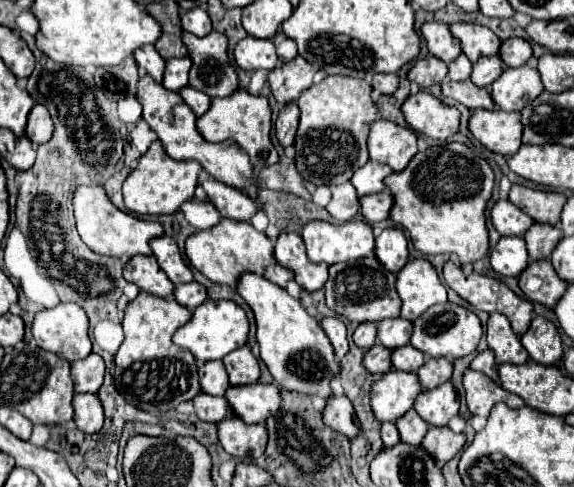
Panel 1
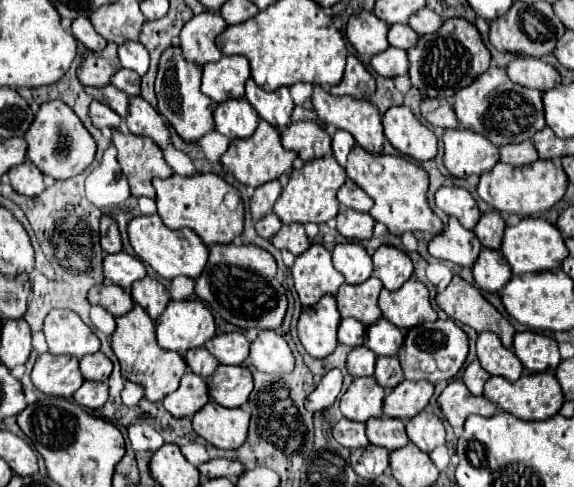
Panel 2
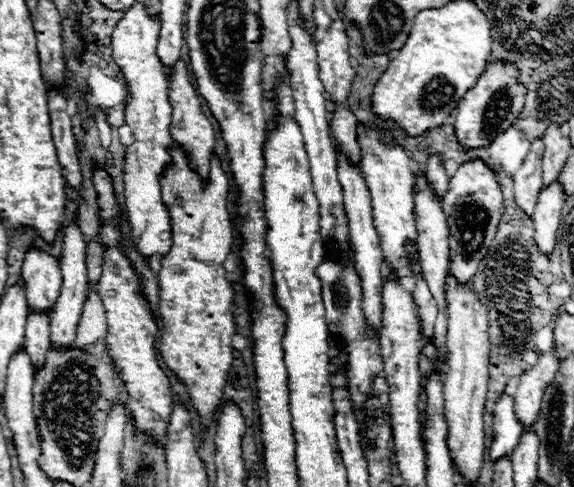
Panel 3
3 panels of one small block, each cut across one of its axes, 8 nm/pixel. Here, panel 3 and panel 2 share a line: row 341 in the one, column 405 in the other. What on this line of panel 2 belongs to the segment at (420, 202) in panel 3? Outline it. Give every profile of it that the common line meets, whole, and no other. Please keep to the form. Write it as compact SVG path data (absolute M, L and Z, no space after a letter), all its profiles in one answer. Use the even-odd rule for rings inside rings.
M388 416L370 418L366 422L366 436L368 436L370 444L388 448L390 452L398 450L410 442L404 432L404 422L400 418L388 418Z

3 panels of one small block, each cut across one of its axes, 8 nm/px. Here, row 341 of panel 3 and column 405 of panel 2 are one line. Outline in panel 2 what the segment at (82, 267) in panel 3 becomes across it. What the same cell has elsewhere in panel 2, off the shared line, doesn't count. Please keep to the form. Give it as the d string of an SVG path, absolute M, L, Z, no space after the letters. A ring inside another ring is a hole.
M390 46L386 52L380 52L372 58L372 68L386 78L394 78L394 76L404 76L408 74L408 52Z

